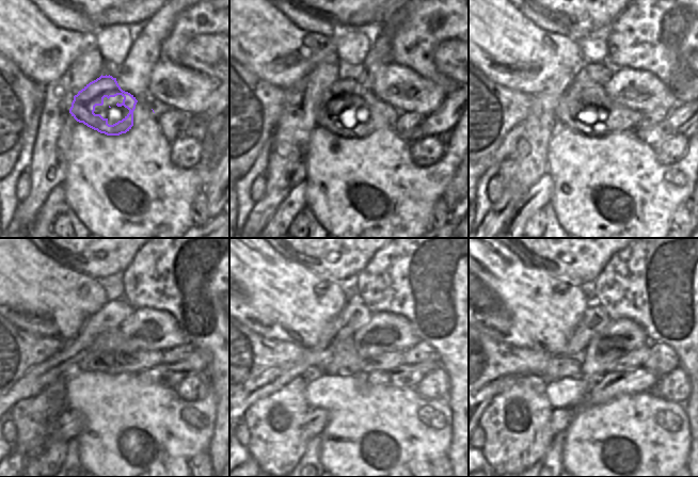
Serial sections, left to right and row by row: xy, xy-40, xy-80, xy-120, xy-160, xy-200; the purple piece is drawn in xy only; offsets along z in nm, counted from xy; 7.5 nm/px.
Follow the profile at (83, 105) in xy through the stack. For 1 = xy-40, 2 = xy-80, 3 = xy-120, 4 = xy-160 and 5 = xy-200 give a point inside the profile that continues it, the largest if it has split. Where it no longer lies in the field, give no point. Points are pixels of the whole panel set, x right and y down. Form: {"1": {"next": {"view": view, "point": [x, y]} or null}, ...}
{"1": {"next": {"view": "xy-40", "point": [381, 115]}}, "2": {"next": {"view": "xy-80", "point": [577, 98]}}, "3": {"next": {"view": "xy-120", "point": [107, 354]}}, "4": {"next": {"view": "xy-160", "point": [345, 360]}}, "5": {"next": {"view": "xy-200", "point": [636, 358]}}}

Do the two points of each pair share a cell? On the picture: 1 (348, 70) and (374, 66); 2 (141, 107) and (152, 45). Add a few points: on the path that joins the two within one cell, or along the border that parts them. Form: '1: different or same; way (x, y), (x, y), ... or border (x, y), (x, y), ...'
1: different; border (362, 65), (363, 78), (360, 82)
2: same; way (141, 92), (141, 60)

